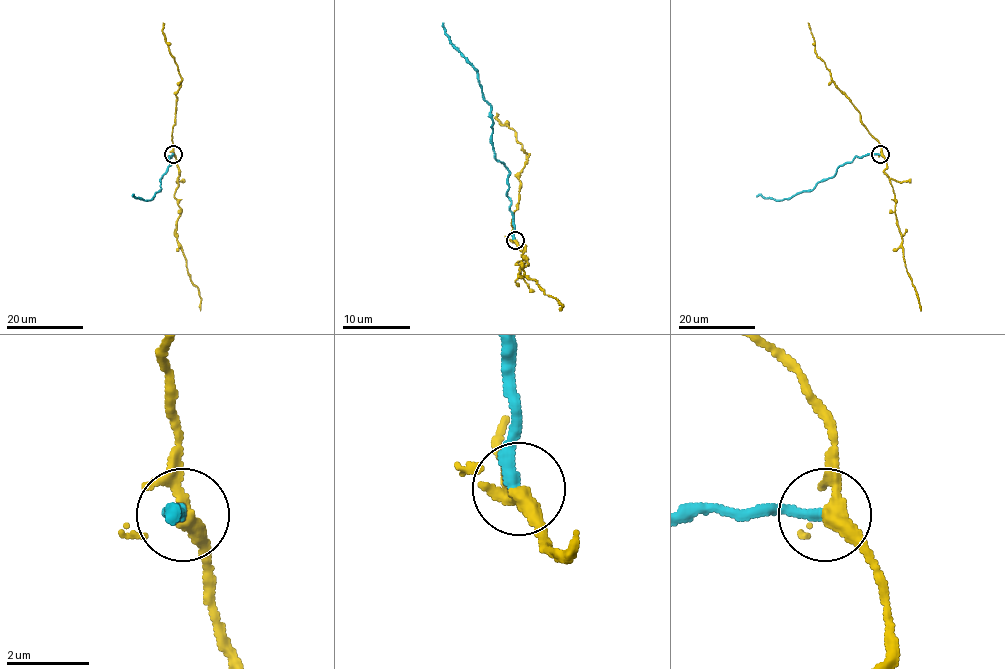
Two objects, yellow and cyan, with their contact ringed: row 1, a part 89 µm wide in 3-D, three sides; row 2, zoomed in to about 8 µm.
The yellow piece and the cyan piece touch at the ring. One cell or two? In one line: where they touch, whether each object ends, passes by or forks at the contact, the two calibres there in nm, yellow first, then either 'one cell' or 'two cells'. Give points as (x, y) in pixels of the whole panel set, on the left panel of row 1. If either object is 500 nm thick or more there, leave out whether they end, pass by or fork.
place (173, 154); yellow forks; cyan ends; calibres 280 and 280 nm; two cells

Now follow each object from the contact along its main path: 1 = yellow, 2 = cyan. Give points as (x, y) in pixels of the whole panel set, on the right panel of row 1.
1: (881, 154), (887, 164), (885, 173), (894, 194), (906, 271), (921, 310)
2: (881, 154), (866, 154), (846, 162), (832, 177), (821, 180), (811, 190), (782, 199), (756, 196)

